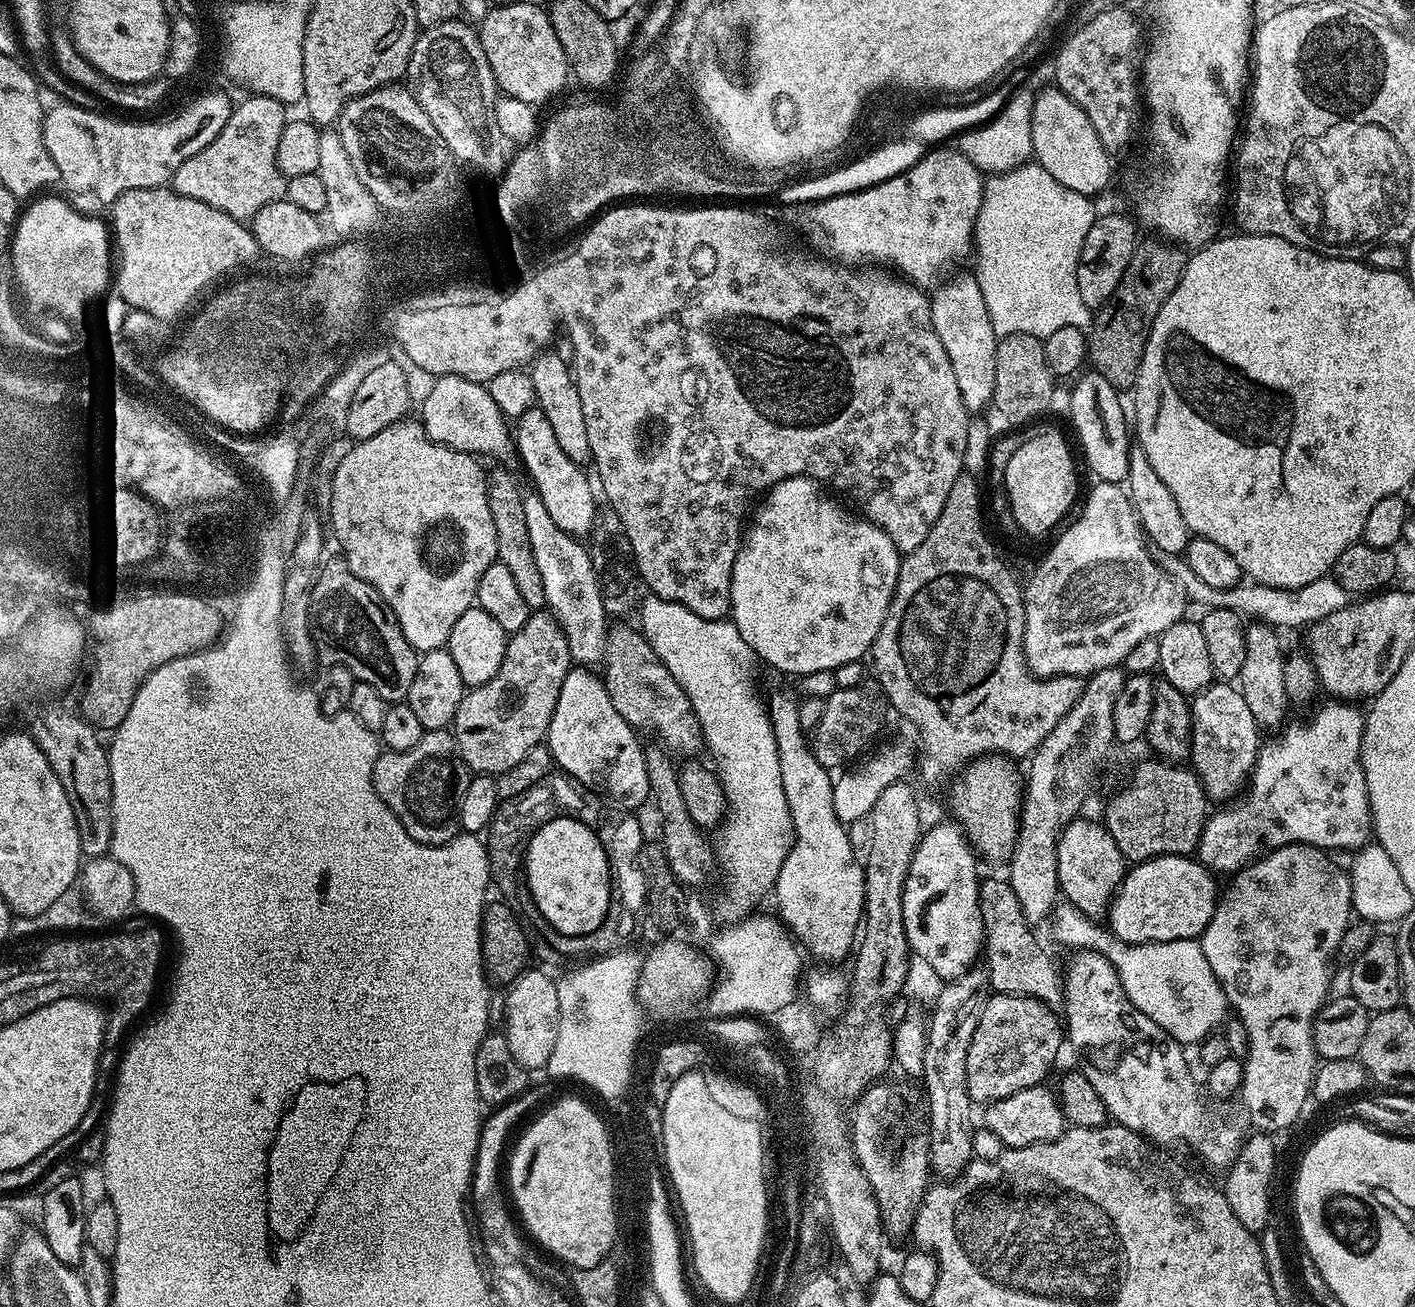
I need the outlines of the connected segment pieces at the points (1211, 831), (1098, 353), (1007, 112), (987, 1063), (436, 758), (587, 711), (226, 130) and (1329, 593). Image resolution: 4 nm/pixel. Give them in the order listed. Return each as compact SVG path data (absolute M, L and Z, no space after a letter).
M1335 698L1327 701L1312 717L1309 718L1308 724L1291 724L1285 723L1275 734L1263 741L1260 746L1260 752L1256 756L1256 765L1252 768L1252 775L1246 787L1235 798L1227 801L1223 806L1209 815L1208 821L1204 823L1204 829L1200 835L1200 845L1195 850L1201 864L1213 873L1228 872L1227 874L1235 874L1247 868L1248 865L1260 859L1266 852L1273 852L1276 848L1281 848L1287 844L1312 844L1315 848L1325 850L1333 850L1332 848L1352 848L1351 850L1359 850L1373 839L1372 831L1372 811L1370 810L1370 798L1366 790L1366 774L1362 770L1362 758L1360 751L1362 750L1362 734L1364 733L1365 713L1356 709L1357 705L1352 702L1345 702Z
M1163 238L1151 239L1137 243L1117 289L1095 313L1090 329L1088 360L1091 367L1118 390L1135 385L1154 318L1158 310L1162 310L1162 302L1174 294L1174 286L1178 286L1182 270L1188 265L1189 253L1181 245Z
M1020 86L1000 108L1000 112L986 124L965 130L957 137L956 148L982 174L1000 175L1027 163L1033 150L1034 102L1036 92L1028 86Z
M989 995L982 1018L978 1018L978 1030L974 1030L974 1038L970 1038L970 1054L966 1054L966 1086L973 1105L987 1106L996 1100L1010 1098L1010 1094L1018 1094L1018 1090L1043 1085L1060 1047L1065 1044L1066 1032L1061 1017L1044 1002L1029 996Z
M448 730L425 731L422 742L417 742L411 750L381 751L372 767L372 781L378 798L382 798L384 807L398 817L402 826L406 826L406 834L423 844L445 844L461 831L460 807L469 779L470 773L456 746L456 737Z
M573 666L566 674L548 727L546 745L559 771L568 773L617 804L636 810L639 804L650 800L645 745L640 744L637 729L631 728L622 714L614 710L603 679L592 672L595 671L588 666Z
M269 96L245 97L233 107L226 126L218 130L218 138L198 150L194 158L186 158L170 181L172 191L178 195L206 202L206 206L214 206L214 210L222 210L241 222L251 221L262 206L285 199L288 191L288 177L281 174L276 161L278 138L282 138L286 123L285 105Z
M1170 556L1163 561L1166 574L1172 577L1180 585L1181 592L1189 601L1201 604L1201 609L1225 608L1234 610L1238 615L1252 622L1271 624L1277 630L1283 628L1307 629L1322 618L1330 618L1330 614L1337 613L1350 603L1350 594L1331 575L1318 578L1314 582L1306 582L1304 586L1297 588L1279 588L1278 586L1266 586L1255 582L1241 582L1230 590L1214 590L1214 586L1208 585L1198 579L1198 574L1190 570L1190 566L1180 556Z

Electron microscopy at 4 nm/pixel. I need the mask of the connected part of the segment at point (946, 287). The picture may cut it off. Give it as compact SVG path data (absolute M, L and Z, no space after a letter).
M953 275L944 281L939 288L931 293L932 321L938 339L942 341L942 347L946 354L950 354L950 362L954 366L954 379L958 382L958 390L962 394L962 402L969 414L980 414L984 407L992 404L994 394L994 358L996 357L997 336L994 334L994 326L990 322L990 314L986 310L986 301L982 298L982 290L978 286L975 275Z

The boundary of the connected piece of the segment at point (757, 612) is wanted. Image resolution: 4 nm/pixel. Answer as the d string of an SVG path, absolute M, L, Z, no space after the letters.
M795 476L768 489L763 499L759 501L760 509L758 509L759 504L755 509L756 517L754 517L754 512L743 533L740 549L734 558L732 585L730 586L732 623L738 626L738 634L742 634L746 646L750 646L753 657L757 661L765 660L770 667L777 668L778 671L785 672L788 676L797 676L797 678L803 678L815 672L830 672L844 663L863 661L871 653L872 644L878 638L878 630L882 630L882 622L888 616L888 607L900 573L902 554L894 546L894 542L890 542L890 534L886 534L886 530L882 530L863 515L855 511L847 512L842 505L835 504L827 494L829 495L819 480L811 480L808 476Z

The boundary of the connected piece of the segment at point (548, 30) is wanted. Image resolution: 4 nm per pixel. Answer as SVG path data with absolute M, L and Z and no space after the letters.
M536 4L493 7L478 24L482 50L494 70L497 89L533 106L556 96L570 80L569 64L547 11Z

